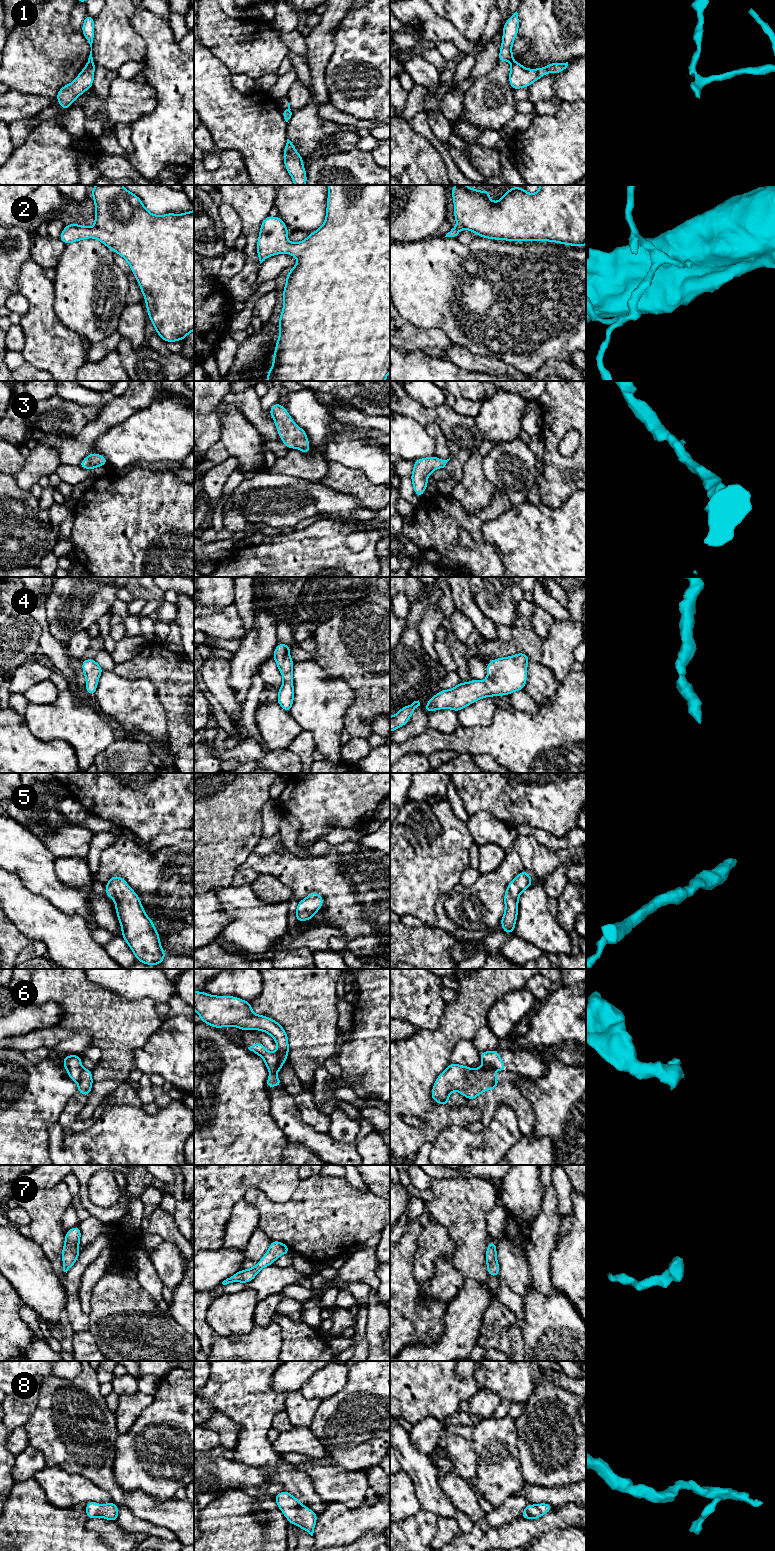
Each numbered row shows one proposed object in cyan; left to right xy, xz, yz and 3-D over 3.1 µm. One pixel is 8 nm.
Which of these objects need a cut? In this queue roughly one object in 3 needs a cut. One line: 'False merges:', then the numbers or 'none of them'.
False merges: 1, 6

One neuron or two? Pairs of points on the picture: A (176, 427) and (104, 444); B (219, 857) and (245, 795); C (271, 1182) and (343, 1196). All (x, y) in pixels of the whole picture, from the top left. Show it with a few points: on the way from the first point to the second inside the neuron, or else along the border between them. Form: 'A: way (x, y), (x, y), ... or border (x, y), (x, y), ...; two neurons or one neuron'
A: way (158, 433), (122, 444); one neuron
B: way (219, 842), (219, 821), (230, 810); one neuron
C: border (301, 1180), (294, 1194), (287, 1201), (280, 1203); two neurons

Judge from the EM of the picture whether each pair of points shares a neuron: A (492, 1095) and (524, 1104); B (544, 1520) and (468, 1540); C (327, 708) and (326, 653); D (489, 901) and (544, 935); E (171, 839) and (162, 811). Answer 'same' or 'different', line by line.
A: same
B: same
C: different
D: different
E: different

